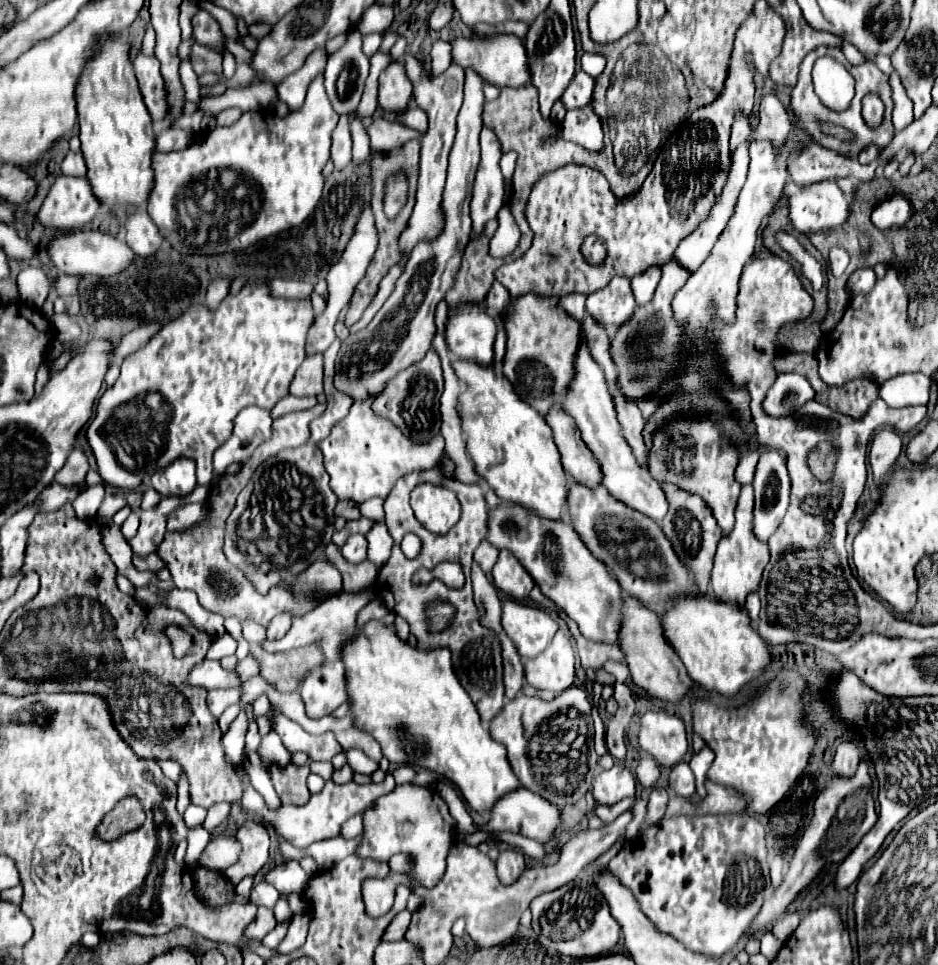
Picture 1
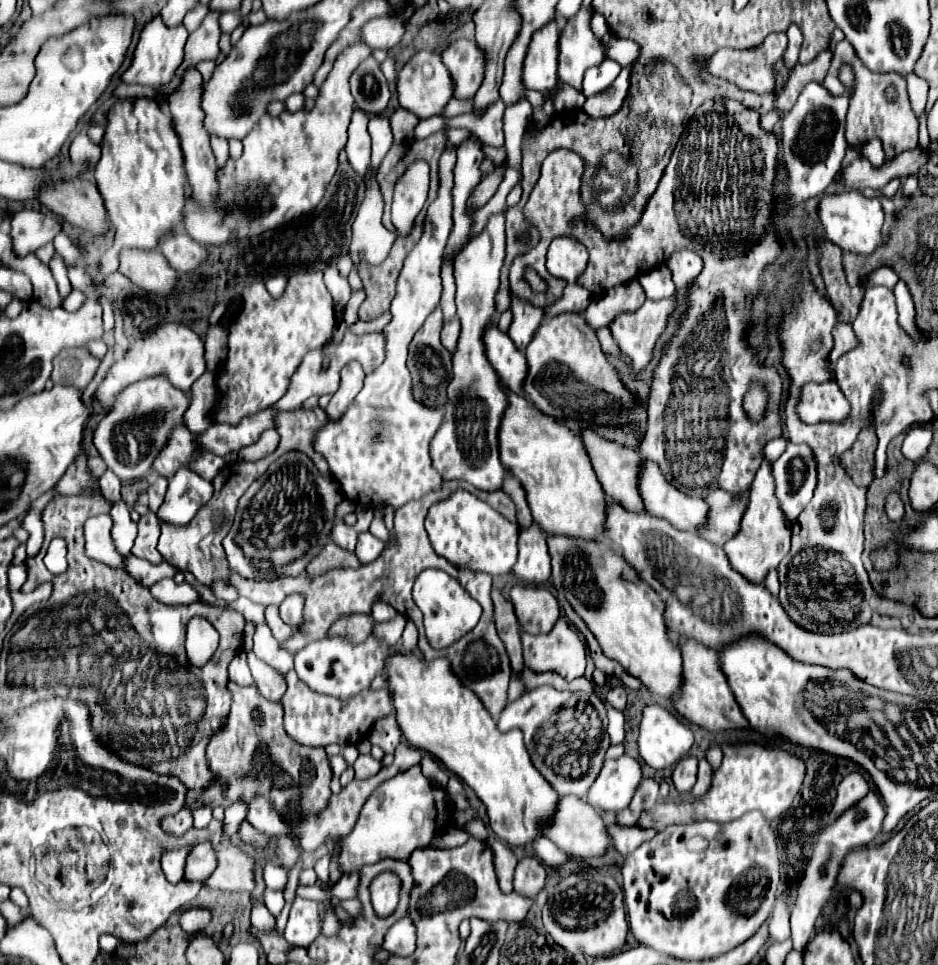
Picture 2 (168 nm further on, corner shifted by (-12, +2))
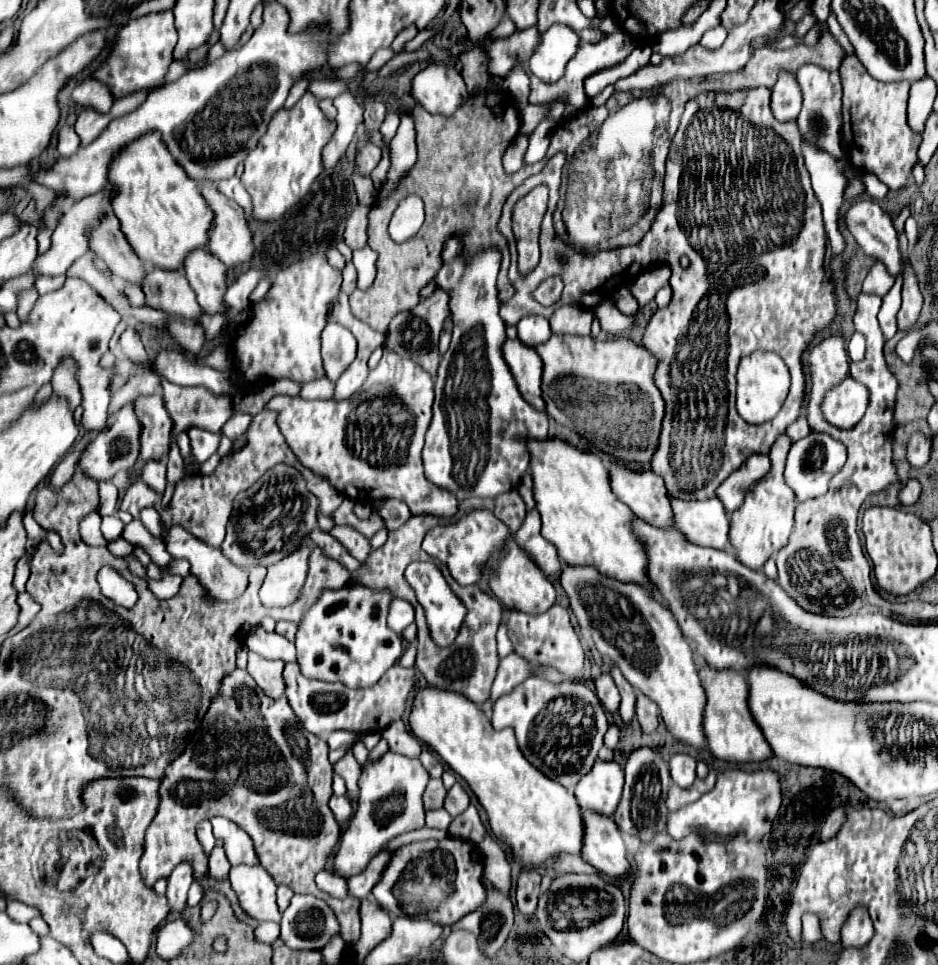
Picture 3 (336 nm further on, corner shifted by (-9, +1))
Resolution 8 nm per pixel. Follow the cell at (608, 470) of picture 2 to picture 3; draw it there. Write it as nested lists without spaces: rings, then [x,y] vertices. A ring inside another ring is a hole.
[[[614,463],[610,467],[610,483],[618,499],[622,499],[638,519],[654,527],[674,527],[674,513],[662,477],[652,471],[630,471]]]

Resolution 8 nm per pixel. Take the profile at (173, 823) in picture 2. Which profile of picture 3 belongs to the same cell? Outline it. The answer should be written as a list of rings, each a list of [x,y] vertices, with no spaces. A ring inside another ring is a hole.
[[[180,863],[170,879],[168,879],[168,889],[166,889],[166,899],[170,905],[170,911],[184,911],[186,907],[186,897],[188,897],[188,889],[192,885],[192,871],[190,865]]]

